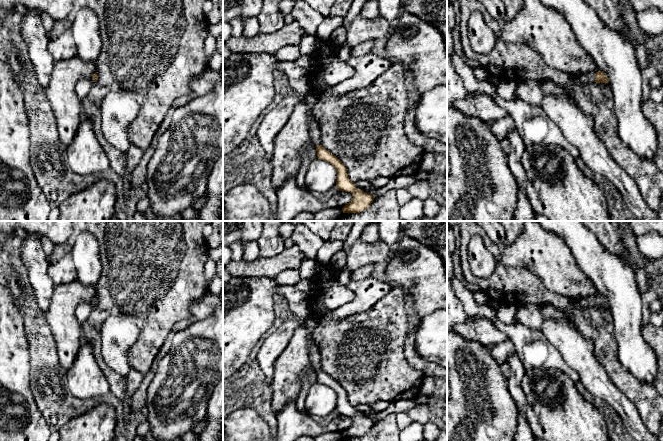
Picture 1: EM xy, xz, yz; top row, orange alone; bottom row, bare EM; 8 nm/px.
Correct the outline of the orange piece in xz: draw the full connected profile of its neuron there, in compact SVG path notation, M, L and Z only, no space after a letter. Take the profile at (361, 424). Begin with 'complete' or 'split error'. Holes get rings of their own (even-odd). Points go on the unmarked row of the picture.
split error; M311 314L305 320L305 326L309 332L309 356L311 360L311 366L316 371L317 375L317 382L323 385L329 386L337 395L337 405L336 410L340 415L350 416L353 420L352 424L342 432L343 437L360 437L365 435L369 432L371 427L374 424L374 421L362 415L359 412L355 411L354 406L352 406L347 398L347 393L345 389L339 384L336 380L332 377L327 375L321 369L321 356L319 353L319 348L317 347L316 343L312 339L312 332L317 327L317 319L313 314Z

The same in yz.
split error; M598 295L596 297L590 297L590 298L581 298L578 299L575 303L574 303L575 308L577 309L583 309L586 307L608 307L609 303L607 301L607 299L605 297L603 297L602 295Z

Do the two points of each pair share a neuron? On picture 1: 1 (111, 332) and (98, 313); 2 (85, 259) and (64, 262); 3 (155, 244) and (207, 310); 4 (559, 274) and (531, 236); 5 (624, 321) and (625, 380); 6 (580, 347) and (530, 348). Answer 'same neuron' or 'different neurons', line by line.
1: different neurons
2: different neurons
3: different neurons
4: same neuron
5: different neurons
6: different neurons

